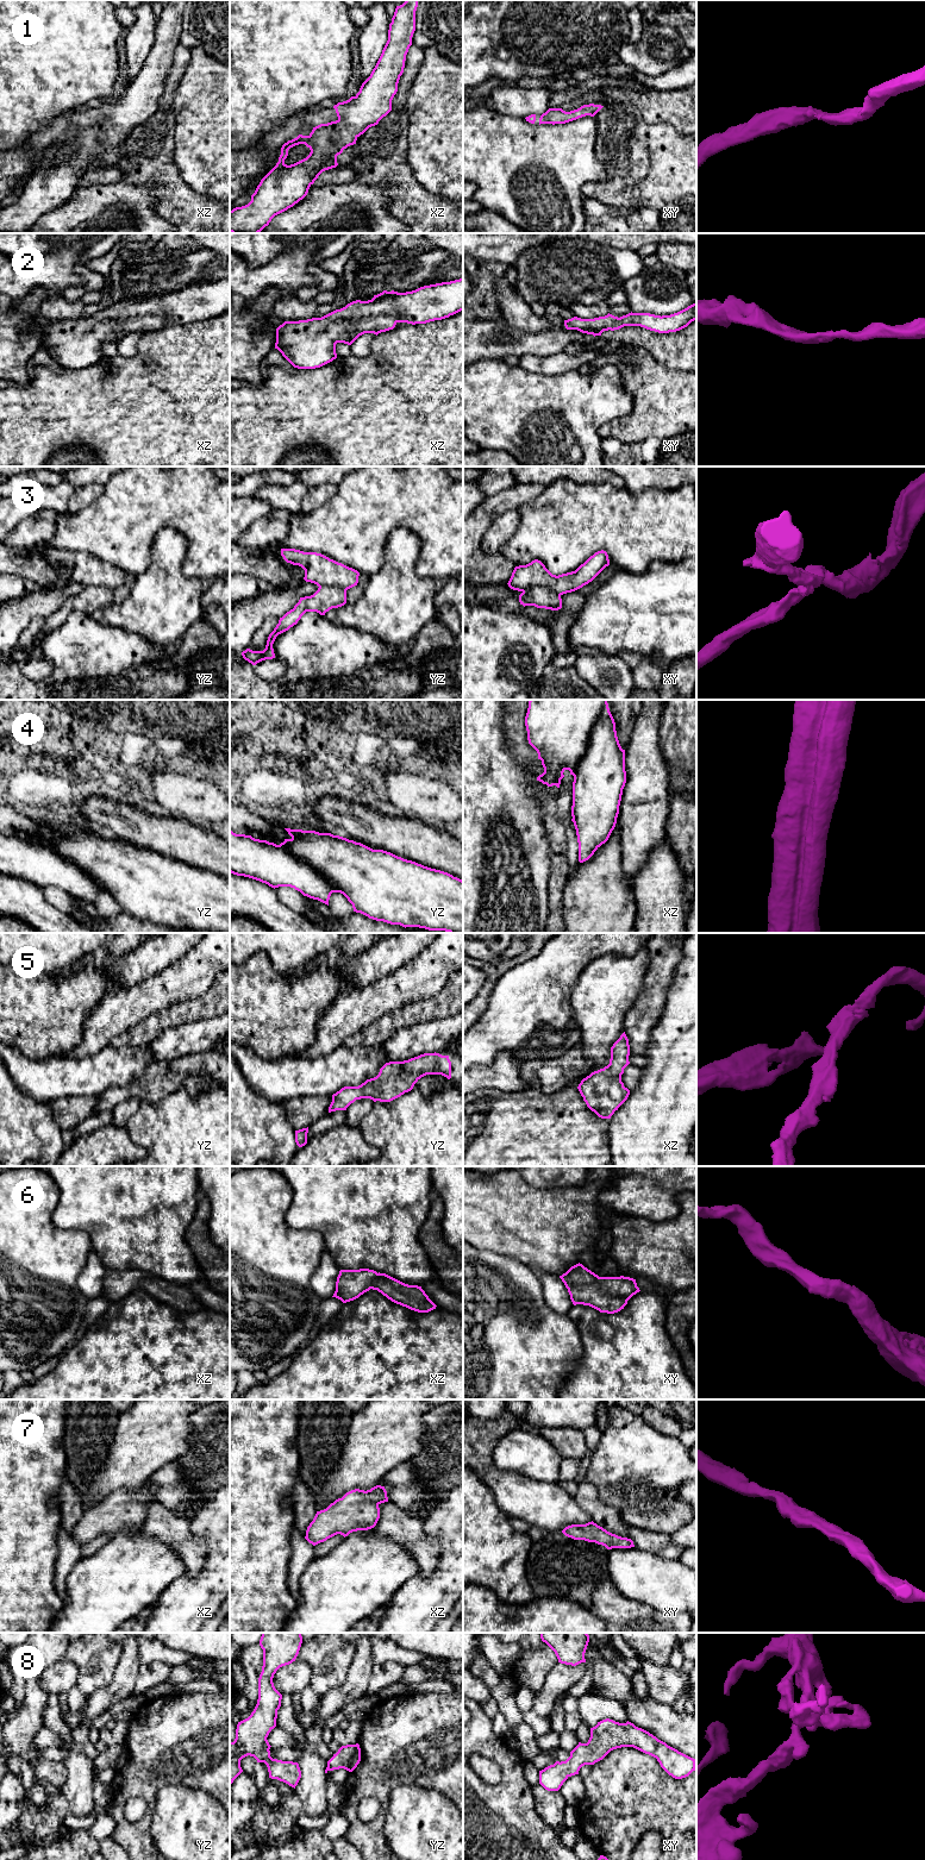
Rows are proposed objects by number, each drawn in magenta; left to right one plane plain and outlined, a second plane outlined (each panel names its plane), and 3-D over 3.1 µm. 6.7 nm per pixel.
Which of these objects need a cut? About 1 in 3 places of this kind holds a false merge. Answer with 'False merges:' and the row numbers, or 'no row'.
False merges: 3, 4

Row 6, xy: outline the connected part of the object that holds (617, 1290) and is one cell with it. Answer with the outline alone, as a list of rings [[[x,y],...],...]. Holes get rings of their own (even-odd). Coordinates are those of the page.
[[[582,1264],[571,1266],[560,1276],[574,1305],[589,1305],[600,1313],[614,1314],[639,1292],[636,1279],[630,1277],[599,1277]]]

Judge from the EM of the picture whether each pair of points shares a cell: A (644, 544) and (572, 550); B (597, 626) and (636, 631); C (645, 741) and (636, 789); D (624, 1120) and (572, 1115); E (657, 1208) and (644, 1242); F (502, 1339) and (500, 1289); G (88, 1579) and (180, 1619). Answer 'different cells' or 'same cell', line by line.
A: same cell
B: same cell
C: same cell
D: different cells
E: different cells
F: same cell
G: different cells

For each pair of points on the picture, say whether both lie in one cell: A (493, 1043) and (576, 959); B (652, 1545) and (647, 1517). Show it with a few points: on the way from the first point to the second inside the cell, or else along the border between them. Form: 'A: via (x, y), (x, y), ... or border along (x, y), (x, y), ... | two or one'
A: via (513, 1022), (556, 979) | one
B: border along (630, 1526), (663, 1532), (669, 1535) | two

